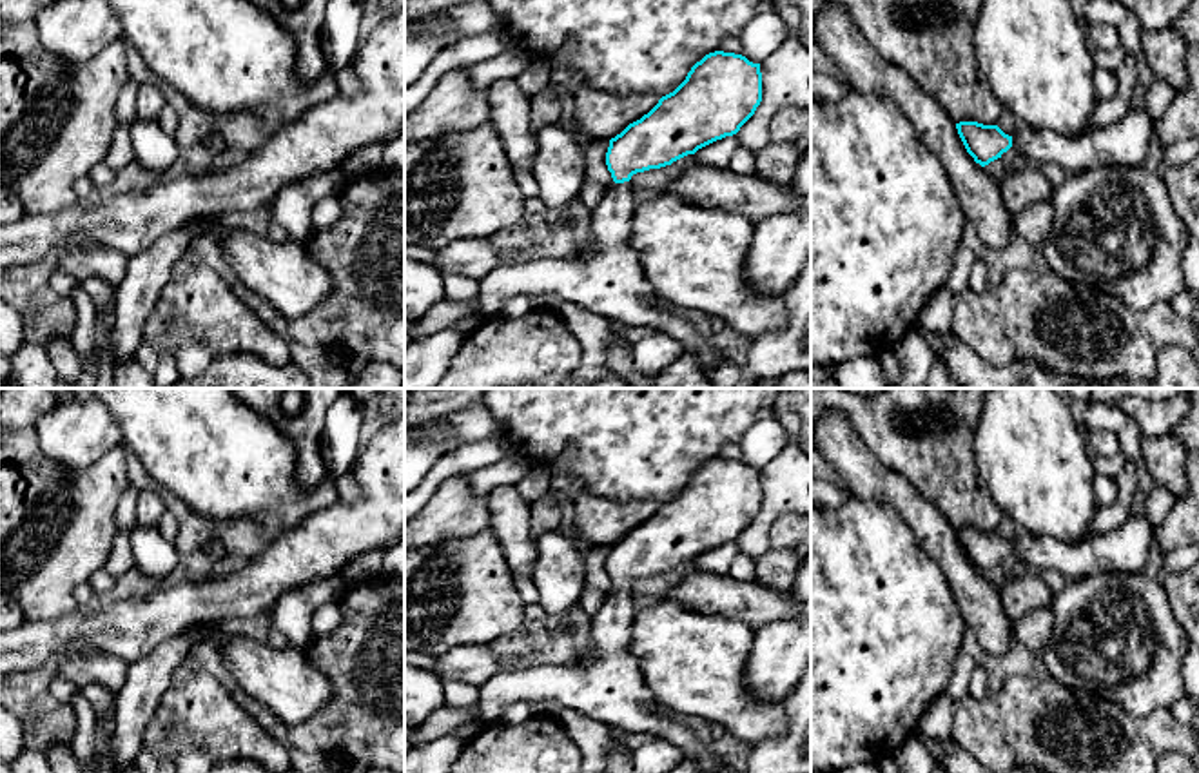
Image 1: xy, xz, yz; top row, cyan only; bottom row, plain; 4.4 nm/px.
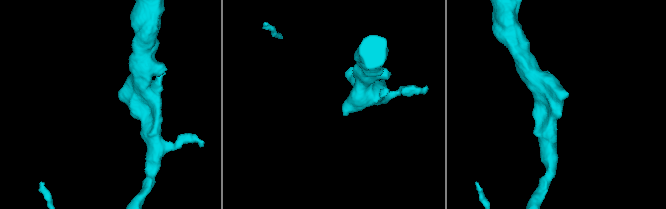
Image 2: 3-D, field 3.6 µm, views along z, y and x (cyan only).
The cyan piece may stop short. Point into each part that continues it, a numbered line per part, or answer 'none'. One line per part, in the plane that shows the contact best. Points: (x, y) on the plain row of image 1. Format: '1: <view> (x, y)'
1: xz (608, 686)

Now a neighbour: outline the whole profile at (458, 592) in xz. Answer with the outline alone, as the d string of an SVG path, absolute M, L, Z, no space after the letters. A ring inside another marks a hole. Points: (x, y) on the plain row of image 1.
M488 526L479 533L405 552L405 650L441 655L459 644L490 644L524 621L504 546Z

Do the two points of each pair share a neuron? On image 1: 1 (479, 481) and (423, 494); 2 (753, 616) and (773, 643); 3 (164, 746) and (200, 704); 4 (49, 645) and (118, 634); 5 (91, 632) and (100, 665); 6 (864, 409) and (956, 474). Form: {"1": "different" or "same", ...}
{"1": "different", "2": "different", "3": "same", "4": "same", "5": "different", "6": "same"}

